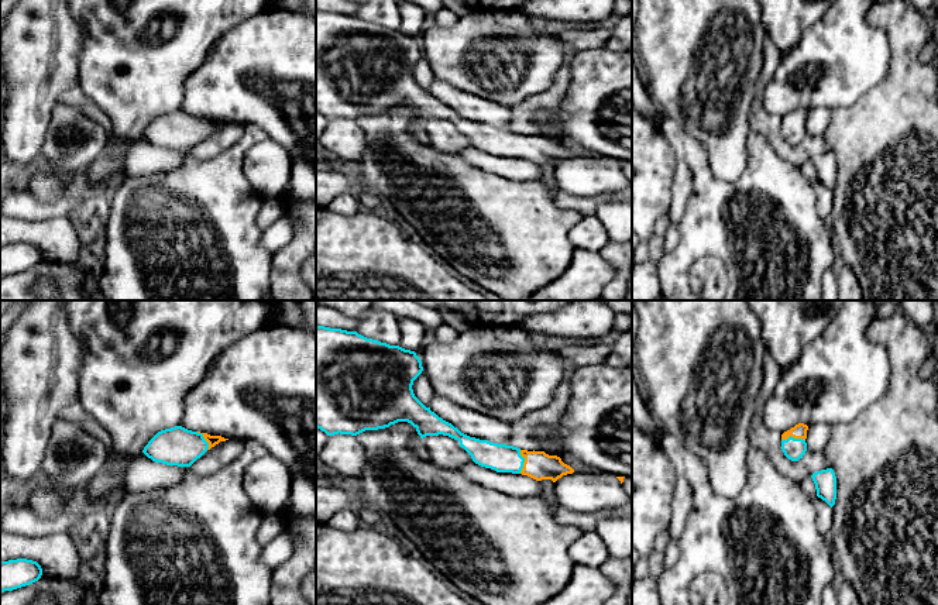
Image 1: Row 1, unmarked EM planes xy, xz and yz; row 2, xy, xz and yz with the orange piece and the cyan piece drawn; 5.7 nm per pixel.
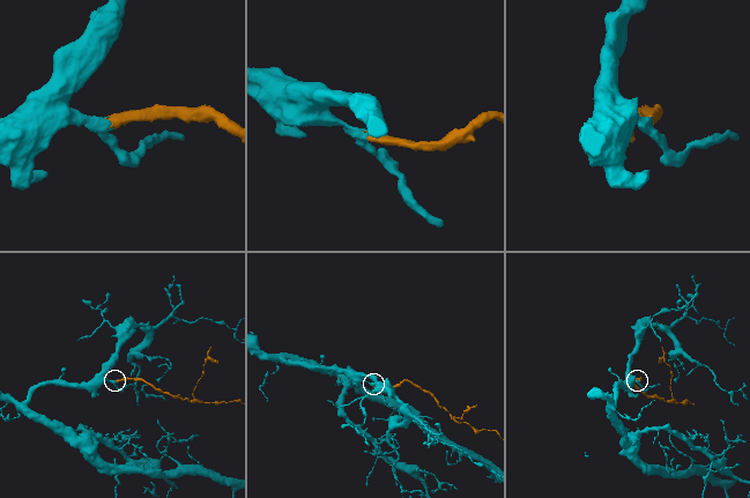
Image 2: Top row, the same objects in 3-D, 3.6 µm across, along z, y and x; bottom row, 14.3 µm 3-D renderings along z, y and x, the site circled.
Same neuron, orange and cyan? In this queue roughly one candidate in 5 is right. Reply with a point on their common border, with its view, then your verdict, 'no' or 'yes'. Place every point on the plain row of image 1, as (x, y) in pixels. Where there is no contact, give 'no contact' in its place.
xz (525, 145) | yes

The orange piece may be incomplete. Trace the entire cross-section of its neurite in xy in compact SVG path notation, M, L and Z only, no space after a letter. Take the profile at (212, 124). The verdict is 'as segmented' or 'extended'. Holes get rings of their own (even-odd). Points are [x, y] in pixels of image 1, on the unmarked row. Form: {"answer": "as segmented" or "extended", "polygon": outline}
{"answer": "extended", "polygon": "M175 110L158 116L144 131L142 137L155 147L190 151L207 134L226 124L229 123Z"}

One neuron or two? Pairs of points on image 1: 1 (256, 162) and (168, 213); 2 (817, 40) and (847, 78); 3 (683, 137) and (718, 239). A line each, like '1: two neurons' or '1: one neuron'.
1: two neurons
2: one neuron
3: one neuron

